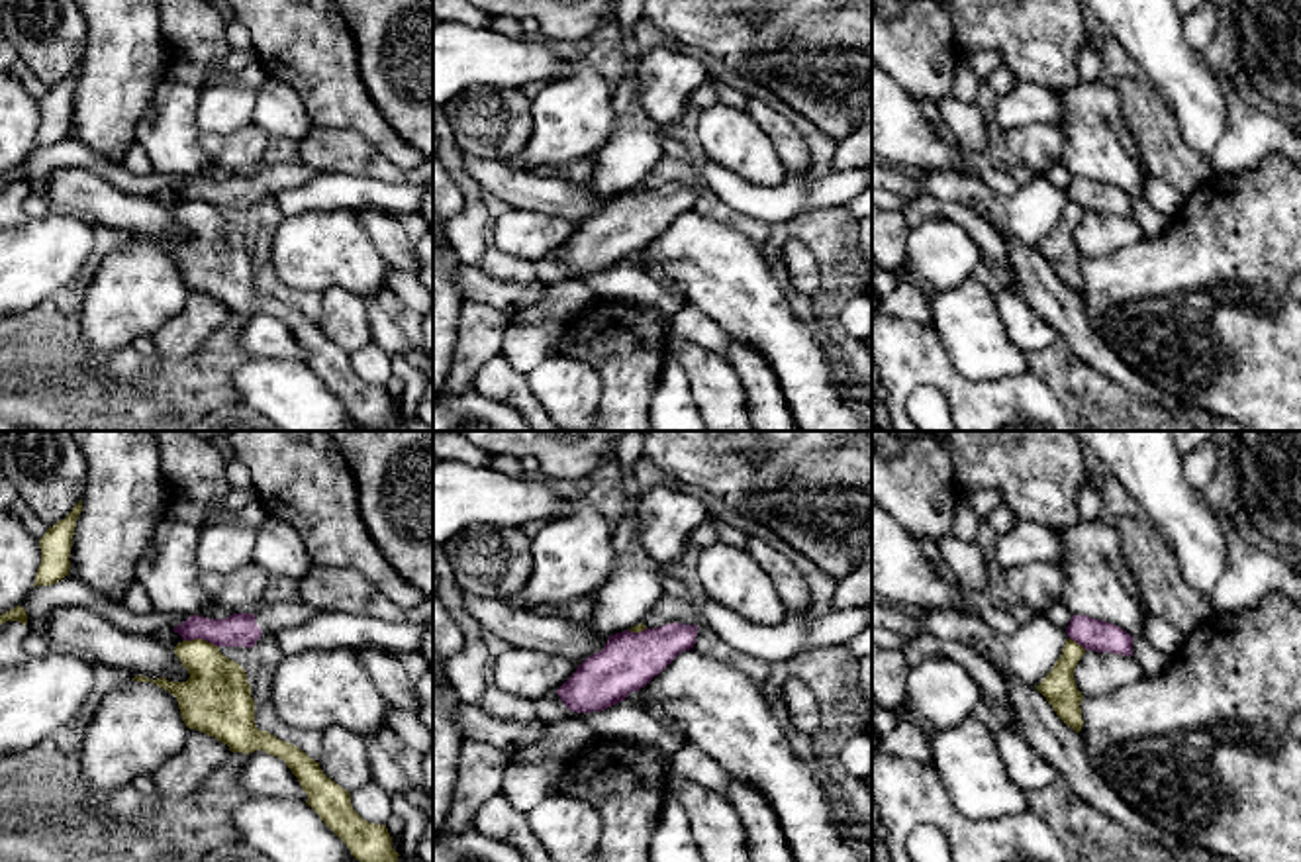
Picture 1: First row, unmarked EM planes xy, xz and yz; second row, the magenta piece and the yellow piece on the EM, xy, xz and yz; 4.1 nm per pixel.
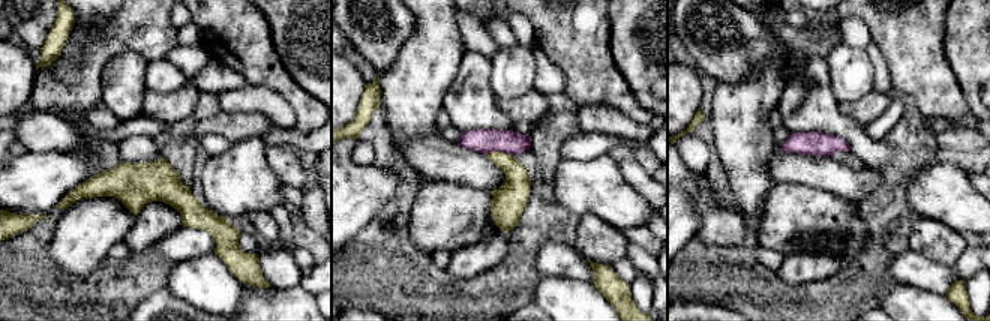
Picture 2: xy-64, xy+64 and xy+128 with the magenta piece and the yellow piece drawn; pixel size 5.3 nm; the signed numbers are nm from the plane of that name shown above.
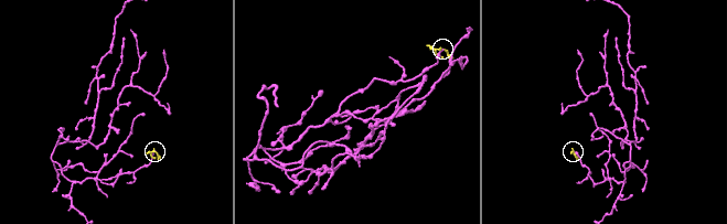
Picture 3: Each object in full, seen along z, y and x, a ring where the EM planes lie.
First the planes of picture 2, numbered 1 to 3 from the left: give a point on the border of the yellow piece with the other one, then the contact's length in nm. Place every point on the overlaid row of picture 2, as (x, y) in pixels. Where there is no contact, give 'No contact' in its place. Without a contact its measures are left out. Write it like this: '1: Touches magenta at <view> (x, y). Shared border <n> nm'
1: No contact
2: Touches magenta at xy+64 (501, 152). Shared border 150 nm
3: No contact

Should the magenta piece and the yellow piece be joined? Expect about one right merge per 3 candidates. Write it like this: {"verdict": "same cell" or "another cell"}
{"verdict": "another cell"}

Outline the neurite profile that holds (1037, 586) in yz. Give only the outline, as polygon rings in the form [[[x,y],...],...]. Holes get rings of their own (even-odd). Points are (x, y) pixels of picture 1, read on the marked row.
[[[1027,562],[1005,568],[1005,582],[1017,601],[1038,615],[1060,601],[1066,574],[1060,566],[1050,562]]]

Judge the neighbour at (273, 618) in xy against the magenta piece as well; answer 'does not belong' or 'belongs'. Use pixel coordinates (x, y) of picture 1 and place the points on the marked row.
belongs

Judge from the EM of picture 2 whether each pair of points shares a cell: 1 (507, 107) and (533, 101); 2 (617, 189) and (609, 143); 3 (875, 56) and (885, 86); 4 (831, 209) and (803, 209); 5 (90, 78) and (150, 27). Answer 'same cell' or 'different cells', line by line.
1: same cell
2: different cells
3: same cell
4: same cell
5: same cell

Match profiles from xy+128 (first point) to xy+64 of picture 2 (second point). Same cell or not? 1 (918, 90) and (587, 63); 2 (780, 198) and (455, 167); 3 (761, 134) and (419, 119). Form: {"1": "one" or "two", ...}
{"1": "one", "2": "two", "3": "one"}

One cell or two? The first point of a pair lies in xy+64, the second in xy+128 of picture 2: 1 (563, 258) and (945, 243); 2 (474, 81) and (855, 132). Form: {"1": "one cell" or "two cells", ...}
{"1": "two cells", "2": "one cell"}

